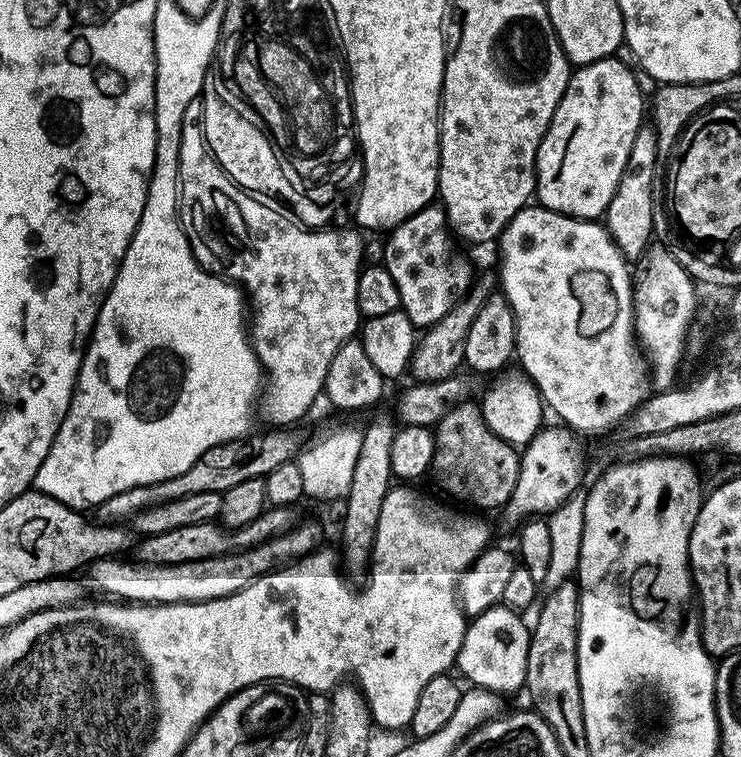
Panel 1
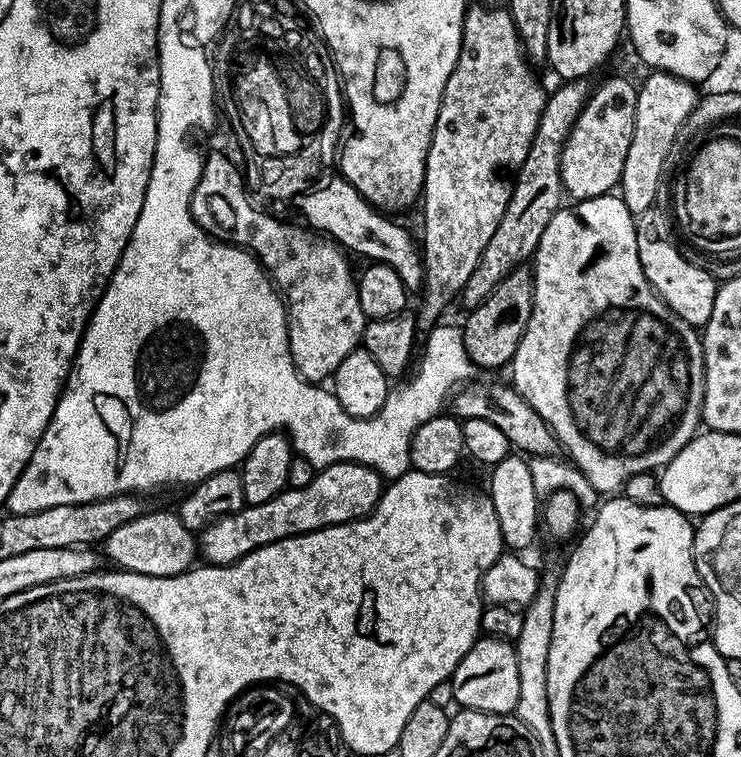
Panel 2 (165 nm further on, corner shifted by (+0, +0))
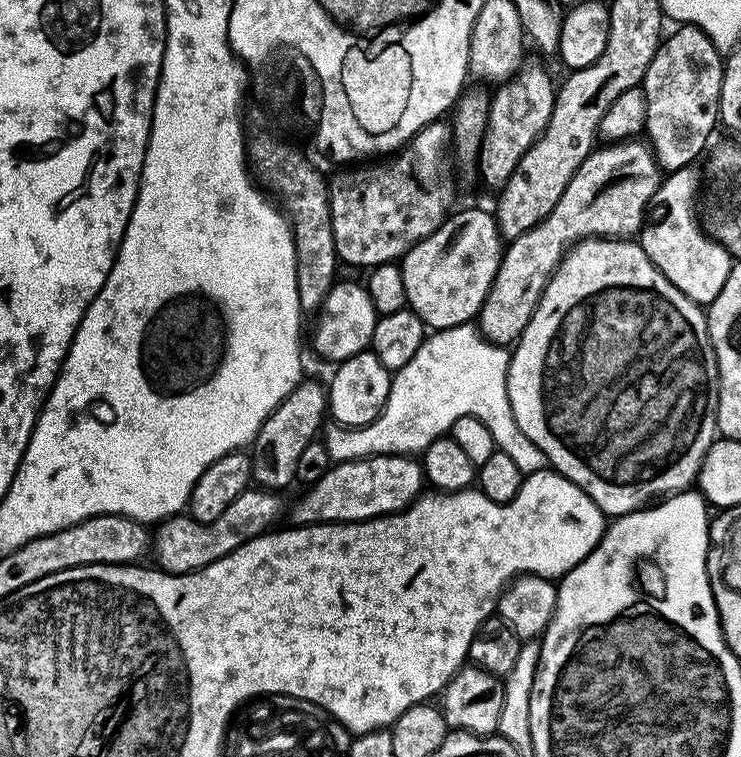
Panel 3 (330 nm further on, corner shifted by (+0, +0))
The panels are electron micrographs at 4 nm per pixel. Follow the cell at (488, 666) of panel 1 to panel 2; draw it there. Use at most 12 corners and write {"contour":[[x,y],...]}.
{"contour":[[477,639],[450,677],[461,709],[515,713],[515,647]]}

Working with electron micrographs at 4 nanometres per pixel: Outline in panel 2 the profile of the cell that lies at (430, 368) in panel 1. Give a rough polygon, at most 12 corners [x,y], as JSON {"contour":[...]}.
{"contour":[[563,81],[545,99],[510,202],[474,274],[465,309],[535,257],[566,196],[560,159],[590,95]]}

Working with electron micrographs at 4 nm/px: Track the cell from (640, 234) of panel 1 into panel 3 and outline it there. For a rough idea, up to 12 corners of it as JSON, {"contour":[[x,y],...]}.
{"contour":[[680,26],[644,75],[644,132],[665,173],[718,128],[722,54]]}

